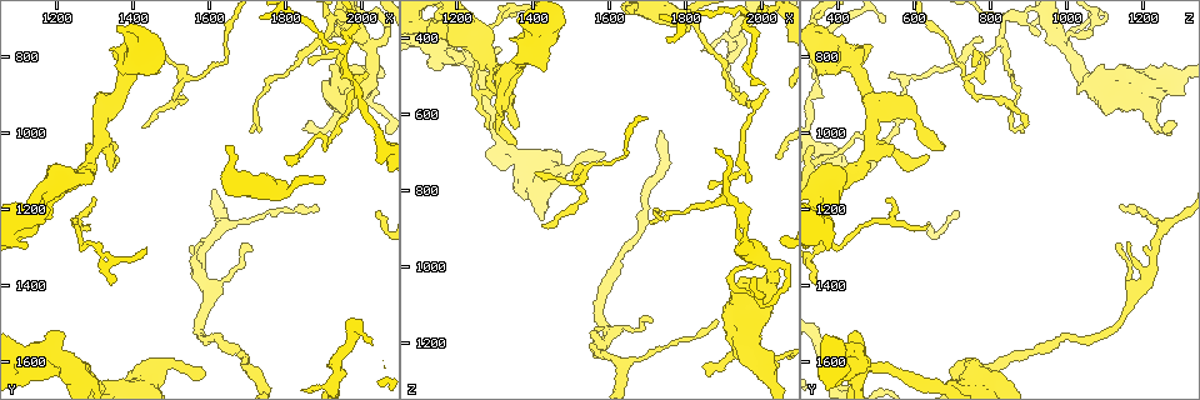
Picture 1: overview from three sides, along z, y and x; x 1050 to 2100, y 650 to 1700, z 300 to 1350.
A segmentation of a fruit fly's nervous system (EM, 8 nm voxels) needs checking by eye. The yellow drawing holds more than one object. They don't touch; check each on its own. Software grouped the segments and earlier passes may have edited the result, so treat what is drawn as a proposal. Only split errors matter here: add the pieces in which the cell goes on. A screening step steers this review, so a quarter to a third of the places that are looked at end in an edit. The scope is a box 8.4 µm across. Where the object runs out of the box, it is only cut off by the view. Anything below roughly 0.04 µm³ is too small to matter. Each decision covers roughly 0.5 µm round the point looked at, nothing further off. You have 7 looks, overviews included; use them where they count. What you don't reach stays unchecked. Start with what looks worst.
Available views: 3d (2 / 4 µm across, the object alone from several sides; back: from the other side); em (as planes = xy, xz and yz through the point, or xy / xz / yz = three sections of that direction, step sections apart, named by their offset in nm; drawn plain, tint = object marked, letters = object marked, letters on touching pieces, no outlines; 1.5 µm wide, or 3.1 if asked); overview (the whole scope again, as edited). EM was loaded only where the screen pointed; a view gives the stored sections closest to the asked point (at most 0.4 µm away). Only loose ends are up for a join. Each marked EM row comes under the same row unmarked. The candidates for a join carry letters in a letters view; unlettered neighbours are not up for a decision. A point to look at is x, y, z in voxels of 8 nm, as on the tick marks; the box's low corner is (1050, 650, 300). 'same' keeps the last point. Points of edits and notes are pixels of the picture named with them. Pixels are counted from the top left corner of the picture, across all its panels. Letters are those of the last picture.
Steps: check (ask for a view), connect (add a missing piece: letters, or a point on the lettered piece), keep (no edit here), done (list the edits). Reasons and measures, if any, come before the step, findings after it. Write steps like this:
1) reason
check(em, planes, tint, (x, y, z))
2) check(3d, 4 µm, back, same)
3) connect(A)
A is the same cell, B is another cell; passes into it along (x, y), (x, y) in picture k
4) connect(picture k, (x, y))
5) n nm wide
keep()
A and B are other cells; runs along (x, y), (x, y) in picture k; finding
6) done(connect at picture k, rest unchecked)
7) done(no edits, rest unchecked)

an open end
check(3d, 4 µm, (1195, 1525, 435))

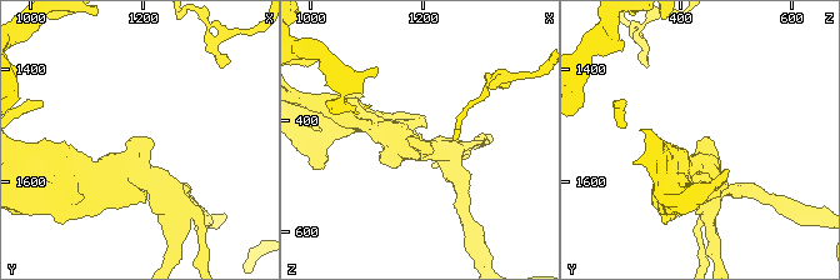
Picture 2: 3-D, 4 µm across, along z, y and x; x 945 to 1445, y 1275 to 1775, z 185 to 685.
need the tissue
check(em, planes, tint, (1195, 1525, 435))

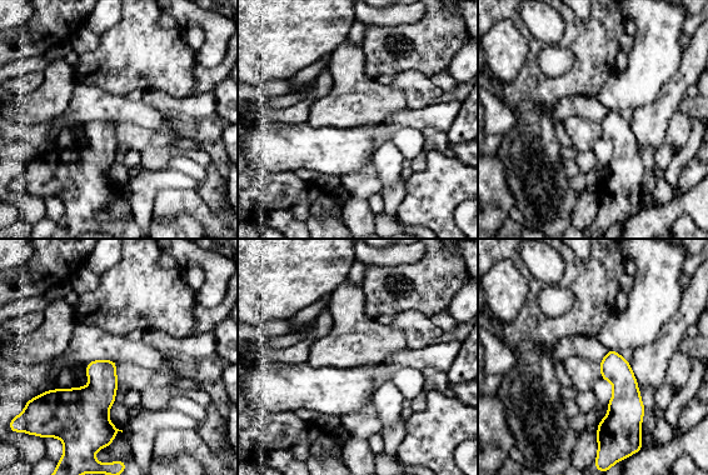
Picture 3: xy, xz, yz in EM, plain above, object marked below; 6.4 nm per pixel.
see the neighbours
check(em, planes, letters, same)

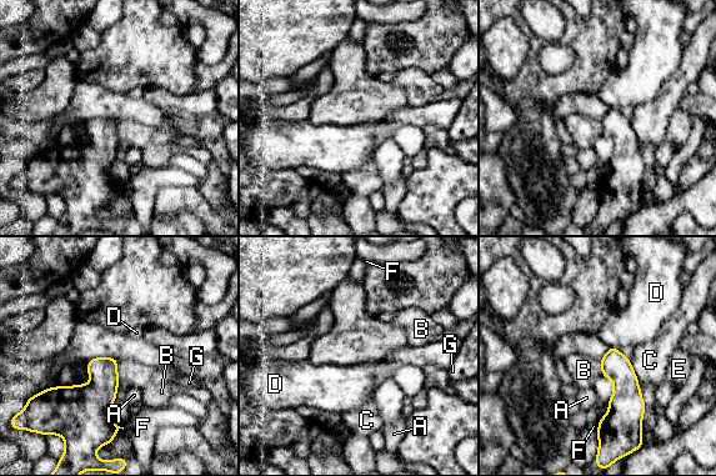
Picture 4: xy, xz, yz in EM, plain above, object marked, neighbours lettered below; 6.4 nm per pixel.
keep()
A, B, C, D, E, F and G are other cells; border along (118, 360), (119, 380) in picture 4; none of them fits

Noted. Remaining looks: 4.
branch stops here
check(em, planes, letters, (1890, 1200, 1140))

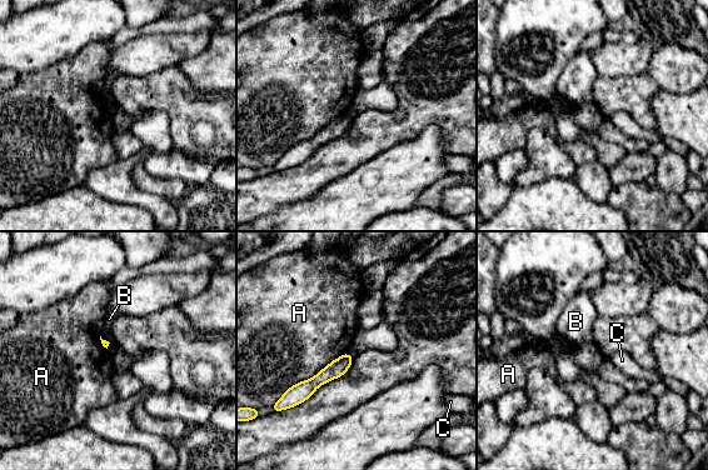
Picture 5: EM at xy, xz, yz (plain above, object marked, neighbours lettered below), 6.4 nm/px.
keep()
A, B and C are other cells; runs along (349, 359), (305, 389), (293, 390) in picture 5; none of them fits

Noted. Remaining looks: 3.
check(3d, 2 µm, (1970, 745, 775))

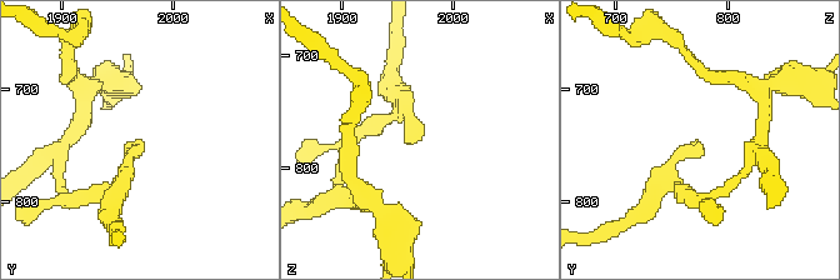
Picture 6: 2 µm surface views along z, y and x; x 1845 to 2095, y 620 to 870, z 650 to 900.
check(em, xy, step 8, letters, (1970, 748, 778))

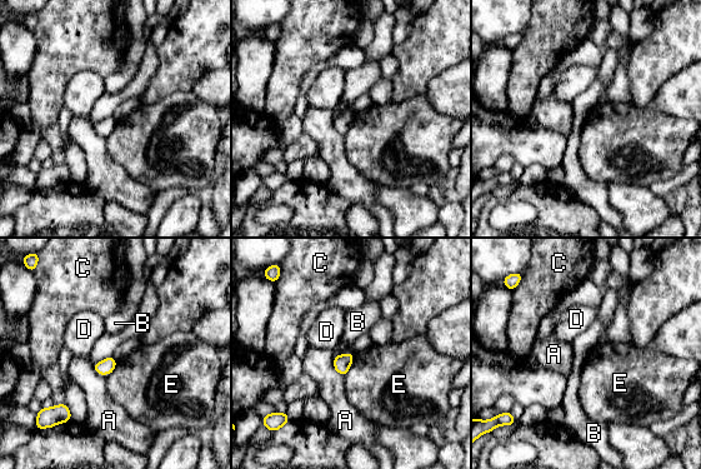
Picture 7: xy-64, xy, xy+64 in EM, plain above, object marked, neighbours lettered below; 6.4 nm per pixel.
keep()
A, B, C, D and E are other cells; border along (354, 353), (354, 360), (343, 375) in picture 7; none of them fits

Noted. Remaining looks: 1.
done(no edits, rest unchecked)

